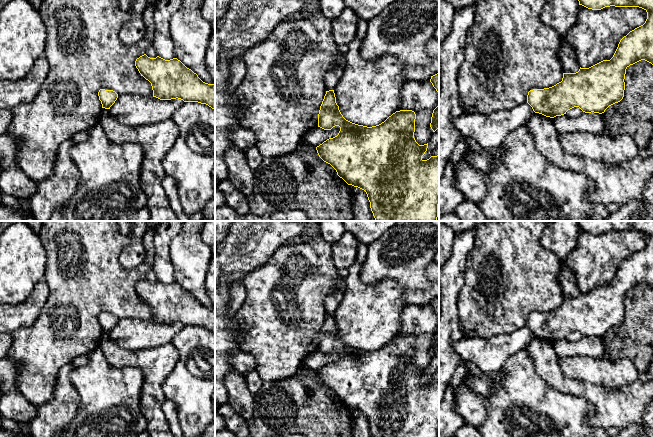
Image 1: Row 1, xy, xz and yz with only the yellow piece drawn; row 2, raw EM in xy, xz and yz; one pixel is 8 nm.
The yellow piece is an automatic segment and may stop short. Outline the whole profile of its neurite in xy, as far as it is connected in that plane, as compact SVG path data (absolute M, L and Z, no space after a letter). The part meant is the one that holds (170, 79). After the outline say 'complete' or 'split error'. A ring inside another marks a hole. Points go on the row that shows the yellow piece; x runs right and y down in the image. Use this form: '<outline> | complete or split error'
M144 54L136 59L135 66L141 76L151 83L153 97L198 102L215 110L215 83L203 82L177 58L165 60Z | complete

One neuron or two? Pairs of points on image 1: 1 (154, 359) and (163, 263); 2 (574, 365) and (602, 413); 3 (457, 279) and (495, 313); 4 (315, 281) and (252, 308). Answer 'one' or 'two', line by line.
1: two
2: two
3: two
4: one

